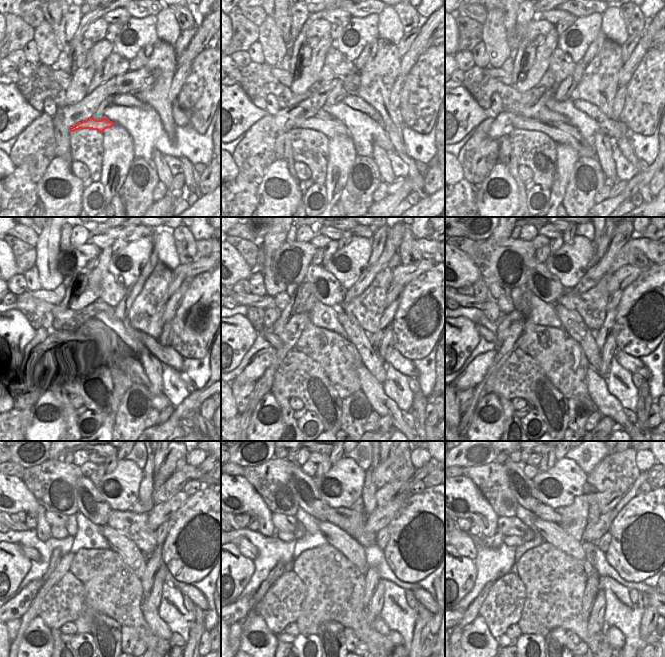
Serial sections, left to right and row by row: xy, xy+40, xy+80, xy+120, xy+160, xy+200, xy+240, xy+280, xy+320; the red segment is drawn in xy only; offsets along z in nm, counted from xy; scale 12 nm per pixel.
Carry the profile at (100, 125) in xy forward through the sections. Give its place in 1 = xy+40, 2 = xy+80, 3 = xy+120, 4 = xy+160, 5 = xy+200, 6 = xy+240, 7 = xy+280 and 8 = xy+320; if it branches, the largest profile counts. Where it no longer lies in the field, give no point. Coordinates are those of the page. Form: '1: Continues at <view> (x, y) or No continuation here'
1: Continues at xy+40 (331, 128)
2: Continues at xy+80 (561, 133)
3: Continues at xy+120 (130, 366)
4: Continues at xy+160 (382, 404)
5: Continues at xy+200 (608, 405)
6: Continues at xy+240 (150, 612)
7: Continues at xy+280 (247, 550)
8: Continues at xy+320 (465, 546)

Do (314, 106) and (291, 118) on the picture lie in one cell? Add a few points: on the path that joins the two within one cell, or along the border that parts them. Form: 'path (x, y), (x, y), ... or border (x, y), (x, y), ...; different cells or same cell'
path (308, 107), (303, 107), (297, 113); same cell

